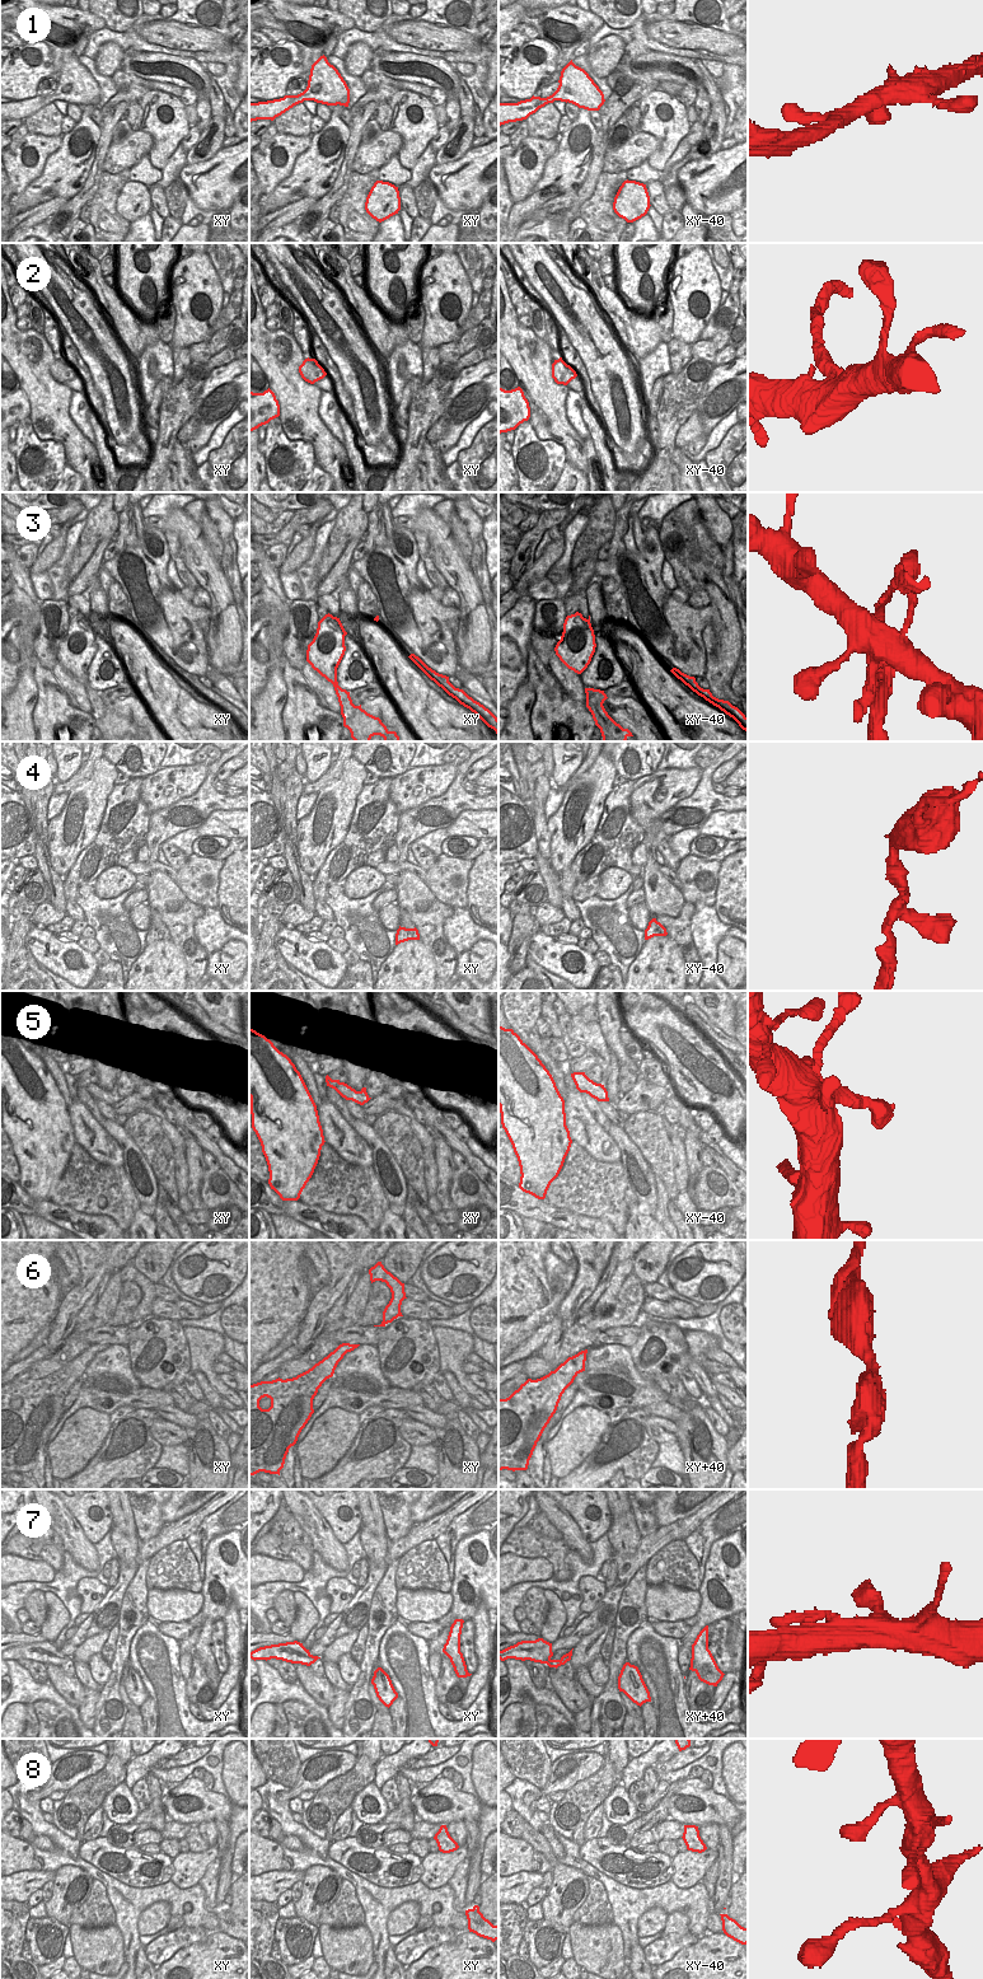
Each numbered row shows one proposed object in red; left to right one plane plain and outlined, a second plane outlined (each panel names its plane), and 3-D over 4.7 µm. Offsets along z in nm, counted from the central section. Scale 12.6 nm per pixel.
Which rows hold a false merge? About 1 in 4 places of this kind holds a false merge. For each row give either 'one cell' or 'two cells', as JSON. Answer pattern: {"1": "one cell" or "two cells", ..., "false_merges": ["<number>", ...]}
{"1": "one cell", "2": "two cells", "3": "two cells", "4": "one cell", "5": "one cell", "6": "one cell", "7": "one cell", "8": "one cell", "false_merges": ["2", "3"]}

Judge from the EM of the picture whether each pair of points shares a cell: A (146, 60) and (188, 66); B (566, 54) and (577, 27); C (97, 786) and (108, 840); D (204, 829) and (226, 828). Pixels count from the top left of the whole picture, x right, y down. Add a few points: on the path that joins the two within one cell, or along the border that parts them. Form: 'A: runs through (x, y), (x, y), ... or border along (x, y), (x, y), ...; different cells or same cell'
A: runs through (157, 60), (169, 60), (178, 64); same cell
B: runs through (572, 46), (583, 40), (581, 34); same cell
C: border along (113, 787), (107, 799), (99, 831), (92, 843); different cells
D: runs through (209, 828), (221, 828); same cell

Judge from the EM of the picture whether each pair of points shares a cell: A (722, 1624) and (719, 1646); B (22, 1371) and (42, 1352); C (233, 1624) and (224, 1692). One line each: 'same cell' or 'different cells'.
A: same cell
B: same cell
C: same cell

